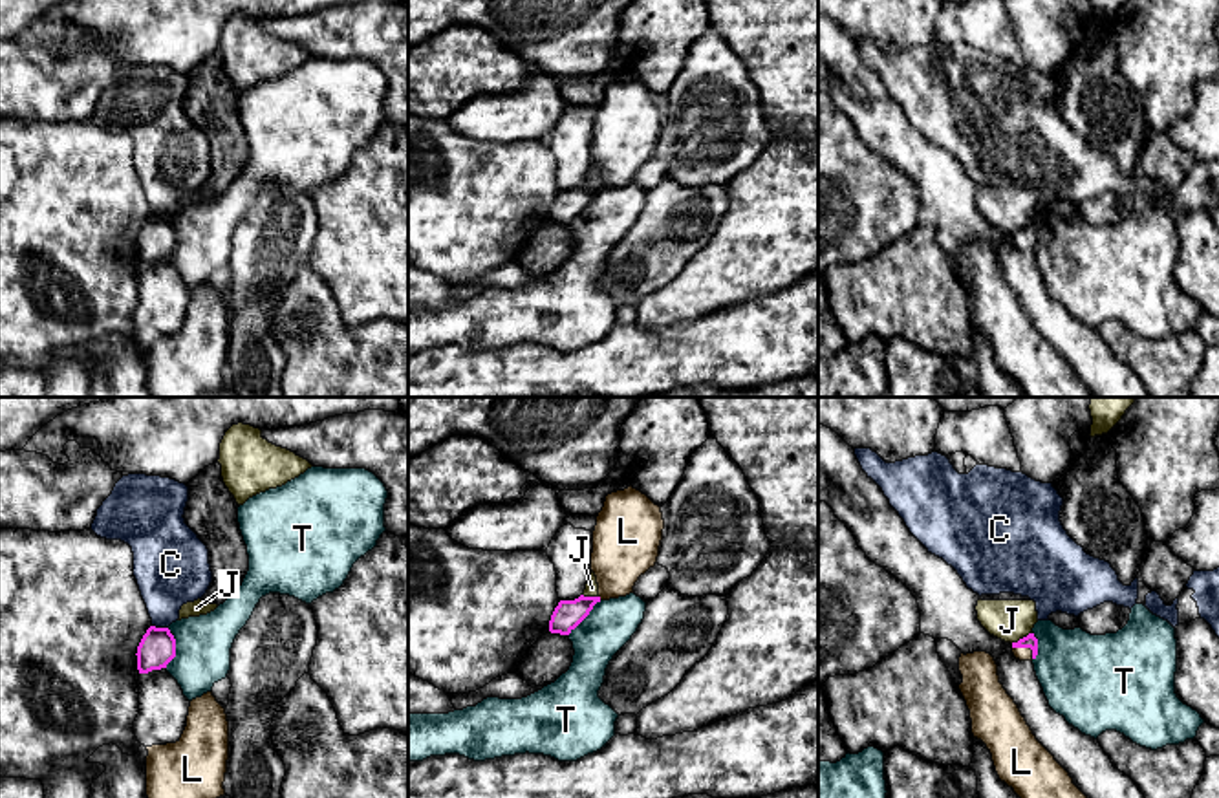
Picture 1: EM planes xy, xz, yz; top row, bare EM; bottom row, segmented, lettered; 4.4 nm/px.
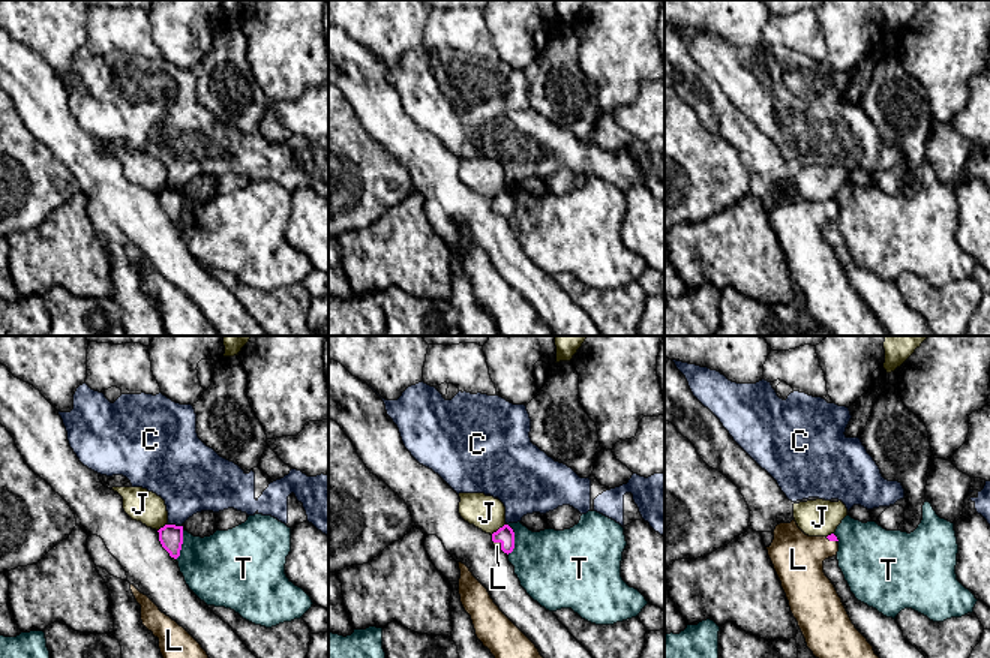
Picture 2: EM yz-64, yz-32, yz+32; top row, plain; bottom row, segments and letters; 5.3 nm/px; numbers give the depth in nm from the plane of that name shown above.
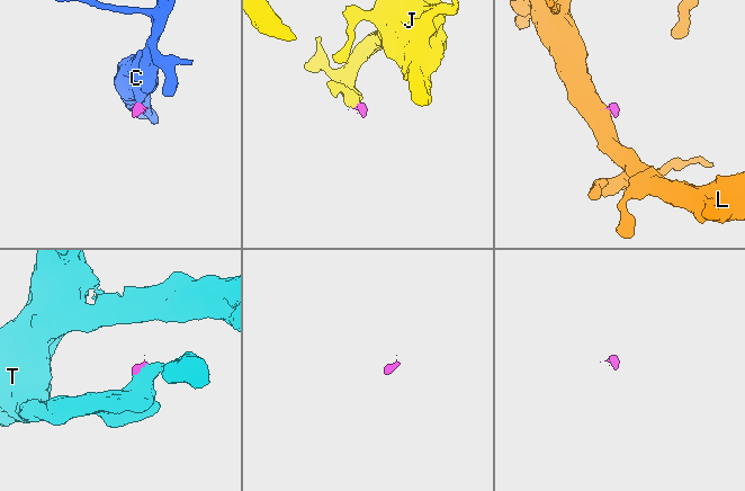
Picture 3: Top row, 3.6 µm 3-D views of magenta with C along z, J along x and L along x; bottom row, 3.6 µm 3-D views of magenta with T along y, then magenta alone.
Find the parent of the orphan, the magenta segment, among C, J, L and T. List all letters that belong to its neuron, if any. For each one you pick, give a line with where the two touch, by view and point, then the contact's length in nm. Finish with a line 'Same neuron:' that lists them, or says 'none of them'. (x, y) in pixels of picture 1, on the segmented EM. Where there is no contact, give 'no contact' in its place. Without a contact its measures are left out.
L: yz (1025, 647) | 110 nm
Same neuron: L

